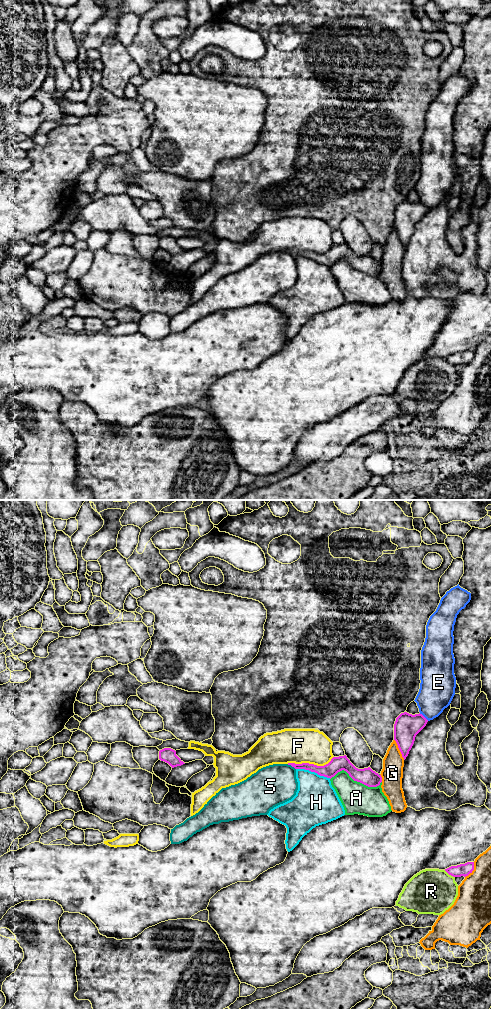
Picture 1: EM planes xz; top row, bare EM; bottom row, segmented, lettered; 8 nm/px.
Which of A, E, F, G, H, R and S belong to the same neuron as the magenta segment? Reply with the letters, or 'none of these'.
none of these

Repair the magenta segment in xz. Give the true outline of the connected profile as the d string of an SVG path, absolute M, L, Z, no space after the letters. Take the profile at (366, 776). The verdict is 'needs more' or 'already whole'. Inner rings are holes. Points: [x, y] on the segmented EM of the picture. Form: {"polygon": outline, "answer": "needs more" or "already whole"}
{"polygon": "M346 755L333 757L331 761L324 766L317 766L309 763L288 763L288 765L291 765L295 769L309 770L330 779L338 772L344 770L354 781L360 782L368 787L377 787L382 782L381 775L373 771L370 767L364 769L356 768Z", "answer": "already whole"}

